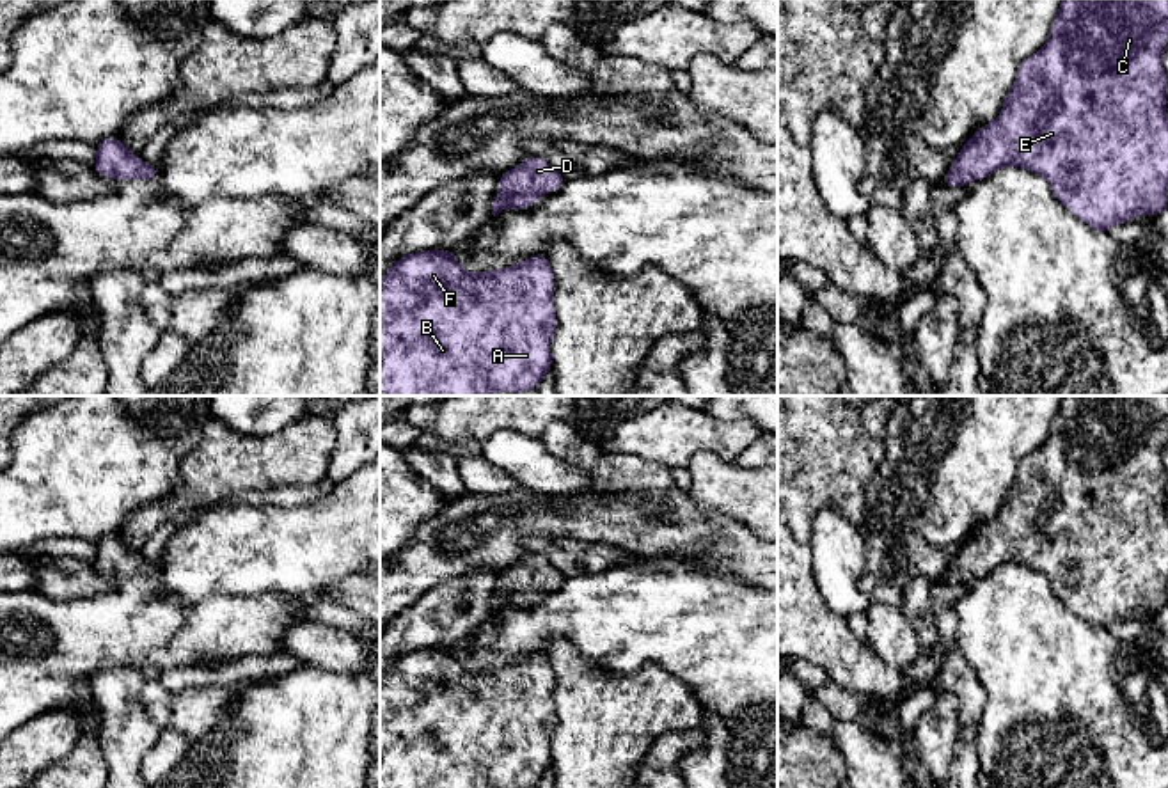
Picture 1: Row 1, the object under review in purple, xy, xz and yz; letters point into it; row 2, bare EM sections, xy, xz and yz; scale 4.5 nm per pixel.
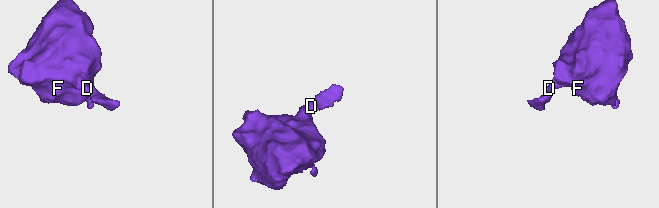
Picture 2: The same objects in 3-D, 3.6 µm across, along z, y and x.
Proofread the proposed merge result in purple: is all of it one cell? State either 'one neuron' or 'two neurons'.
one neuron

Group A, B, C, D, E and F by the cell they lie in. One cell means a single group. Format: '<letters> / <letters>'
A B C D E F

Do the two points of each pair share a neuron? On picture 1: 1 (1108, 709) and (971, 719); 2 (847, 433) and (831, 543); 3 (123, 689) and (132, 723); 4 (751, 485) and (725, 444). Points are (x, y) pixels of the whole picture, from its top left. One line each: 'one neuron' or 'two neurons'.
1: two neurons
2: two neurons
3: one neuron
4: two neurons

